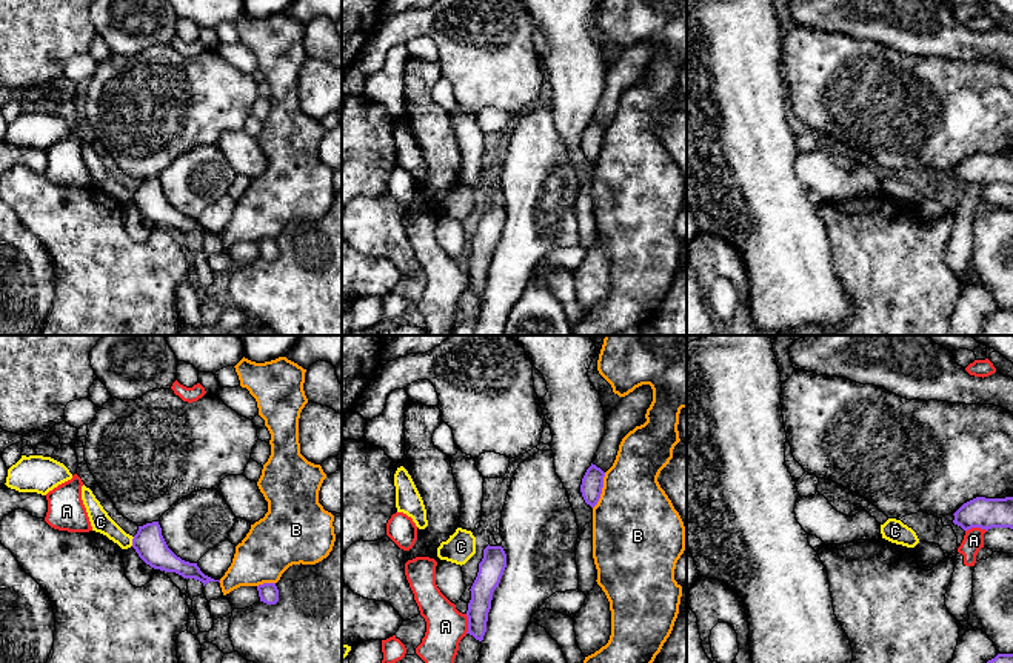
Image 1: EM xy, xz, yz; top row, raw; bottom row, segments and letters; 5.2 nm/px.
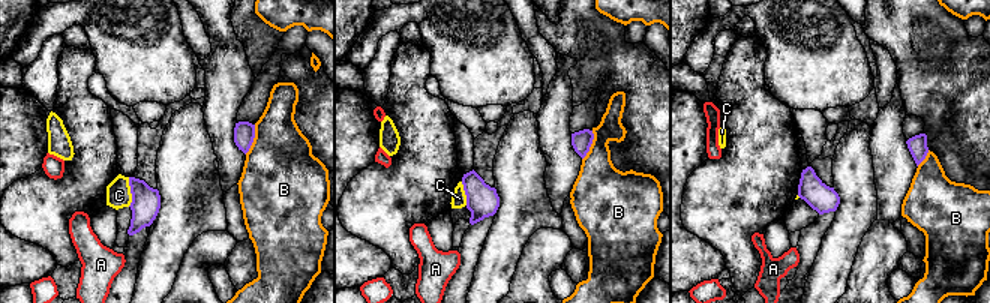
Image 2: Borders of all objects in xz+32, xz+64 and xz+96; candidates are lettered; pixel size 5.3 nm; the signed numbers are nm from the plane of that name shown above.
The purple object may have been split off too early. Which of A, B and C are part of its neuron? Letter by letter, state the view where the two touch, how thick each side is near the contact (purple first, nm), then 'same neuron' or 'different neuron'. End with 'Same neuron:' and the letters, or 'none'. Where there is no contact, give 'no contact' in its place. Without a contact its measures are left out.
A: yz | 160/110 nm | different neuron
B: xz | 110/440 nm | different neuron
C: xy | 160/110 nm | different neuron
Same neuron: none

